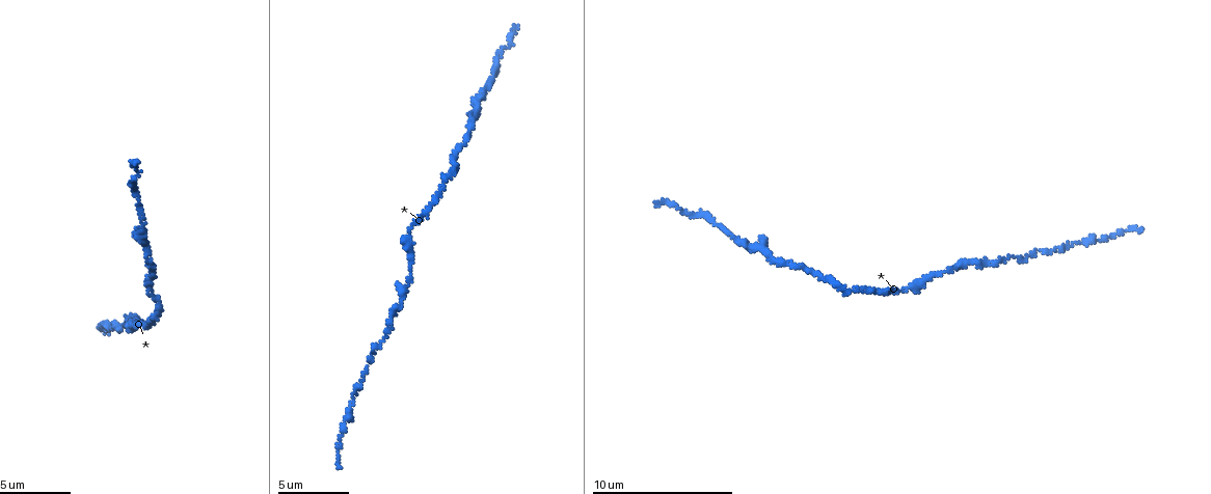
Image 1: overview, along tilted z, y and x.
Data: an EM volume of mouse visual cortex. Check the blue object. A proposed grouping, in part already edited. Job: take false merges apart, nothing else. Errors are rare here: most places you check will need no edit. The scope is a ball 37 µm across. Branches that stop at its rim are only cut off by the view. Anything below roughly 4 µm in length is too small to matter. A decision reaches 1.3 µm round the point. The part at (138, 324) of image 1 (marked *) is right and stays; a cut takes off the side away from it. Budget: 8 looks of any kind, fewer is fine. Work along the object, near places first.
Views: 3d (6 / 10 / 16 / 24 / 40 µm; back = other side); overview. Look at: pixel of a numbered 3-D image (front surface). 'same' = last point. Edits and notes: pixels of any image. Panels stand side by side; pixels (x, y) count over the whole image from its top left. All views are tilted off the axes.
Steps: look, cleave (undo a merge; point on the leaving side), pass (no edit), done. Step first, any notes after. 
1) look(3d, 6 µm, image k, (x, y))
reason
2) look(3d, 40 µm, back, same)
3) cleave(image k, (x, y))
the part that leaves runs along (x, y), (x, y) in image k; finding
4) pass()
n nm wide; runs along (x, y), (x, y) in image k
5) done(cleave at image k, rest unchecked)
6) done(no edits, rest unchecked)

look(3d, 16 µm, image 1, (393, 316))
thick turns thin

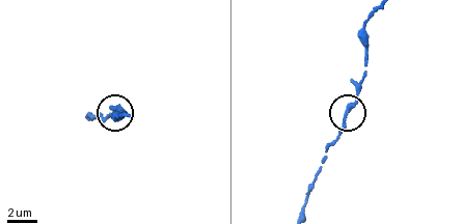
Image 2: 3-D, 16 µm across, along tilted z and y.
look(3d, 6 µm, image 2, (345, 115))

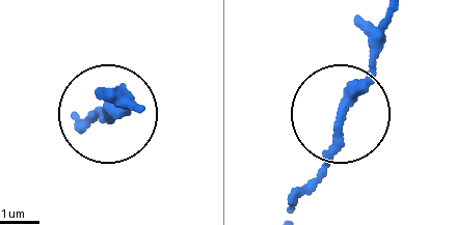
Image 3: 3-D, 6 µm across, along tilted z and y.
pass()
runs along (389, 24), (336, 142), (286, 212) in image 3; all the same cell

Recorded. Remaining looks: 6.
look(3d, 10 µm, image 1, (353, 403))
narrows sharply

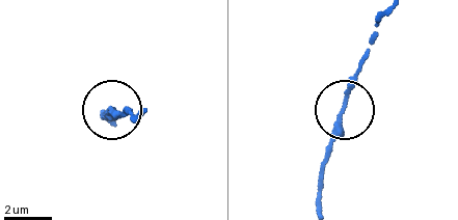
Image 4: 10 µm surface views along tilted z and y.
look(3d, 10 µm, back, image 4, (344, 105))
other side

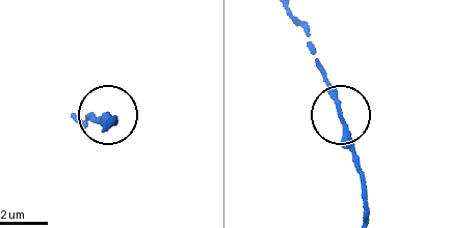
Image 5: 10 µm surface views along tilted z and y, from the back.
pass()
runs along (294, 22), (313, 50), (358, 166) in image 5; continuous, no second cell

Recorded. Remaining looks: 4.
look(3d, 6 µm, image 1, (931, 278))

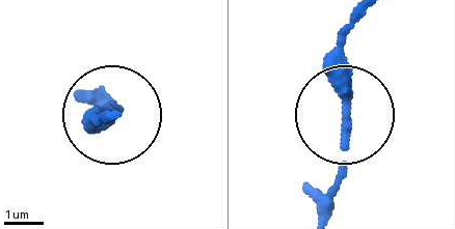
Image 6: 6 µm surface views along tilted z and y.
pass()
runs along (358, 18), (343, 51), (336, 198) in image 6; continuous, no second cell

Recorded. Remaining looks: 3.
look(3d, 16 µm, image 1, (143, 228))
calibre changes

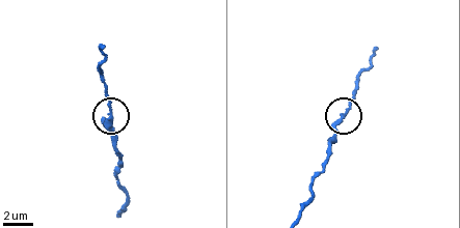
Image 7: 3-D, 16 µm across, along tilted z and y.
pass()
continuous, no second cell

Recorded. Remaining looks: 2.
done(no edits, rest unchecked)

